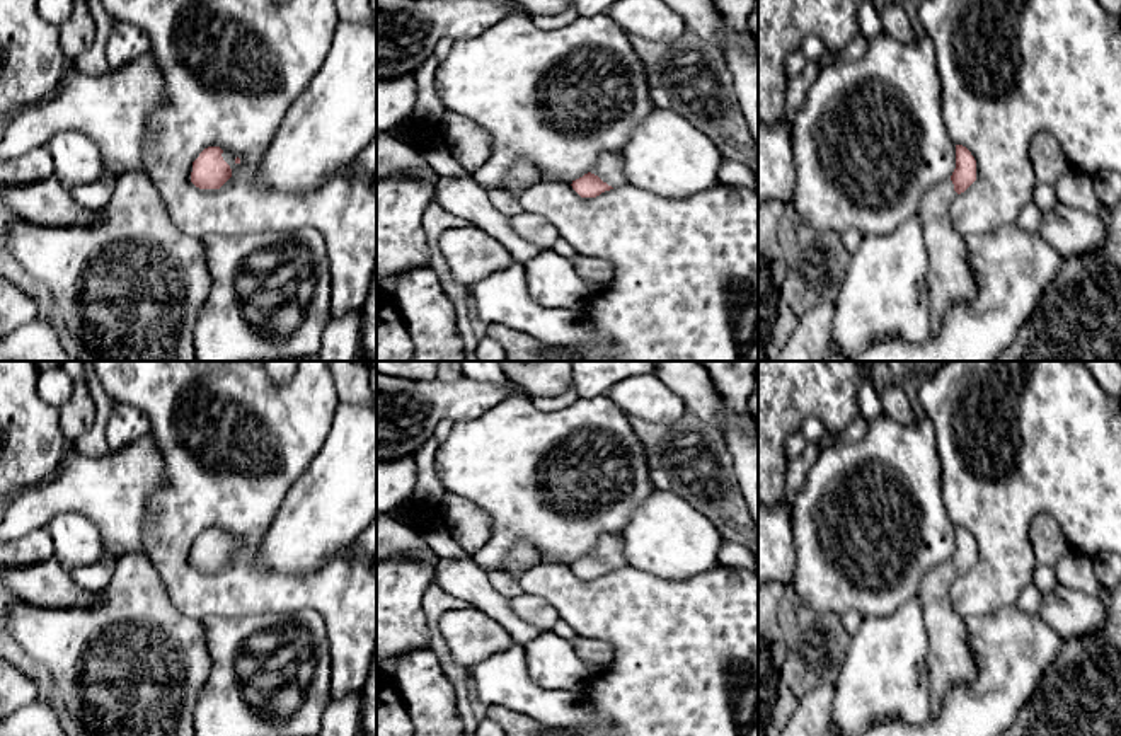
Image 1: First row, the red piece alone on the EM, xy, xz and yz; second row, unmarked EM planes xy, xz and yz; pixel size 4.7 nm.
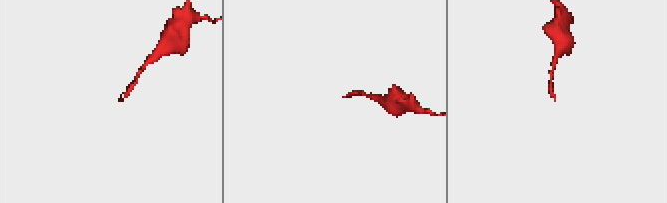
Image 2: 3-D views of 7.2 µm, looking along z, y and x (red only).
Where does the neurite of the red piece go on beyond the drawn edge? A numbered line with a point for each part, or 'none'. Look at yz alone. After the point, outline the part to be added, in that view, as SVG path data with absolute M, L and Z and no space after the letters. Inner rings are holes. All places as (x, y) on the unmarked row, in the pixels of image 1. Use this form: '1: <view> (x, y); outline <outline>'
1: yz (949, 661); outline M947 561L923 576L918 591L928 634L930 716L939 714L952 688L973 681L978 675L964 618L951 605L951 586L956 578L954 566Z

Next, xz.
1: xz (609, 549); outline M605 533L598 537L591 555L598 557L603 564L612 569L620 569L627 566L624 540L617 533Z

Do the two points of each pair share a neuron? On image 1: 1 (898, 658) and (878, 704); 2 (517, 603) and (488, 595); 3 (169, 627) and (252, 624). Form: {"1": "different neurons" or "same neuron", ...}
{"1": "same neuron", "2": "different neurons", "3": "different neurons"}

